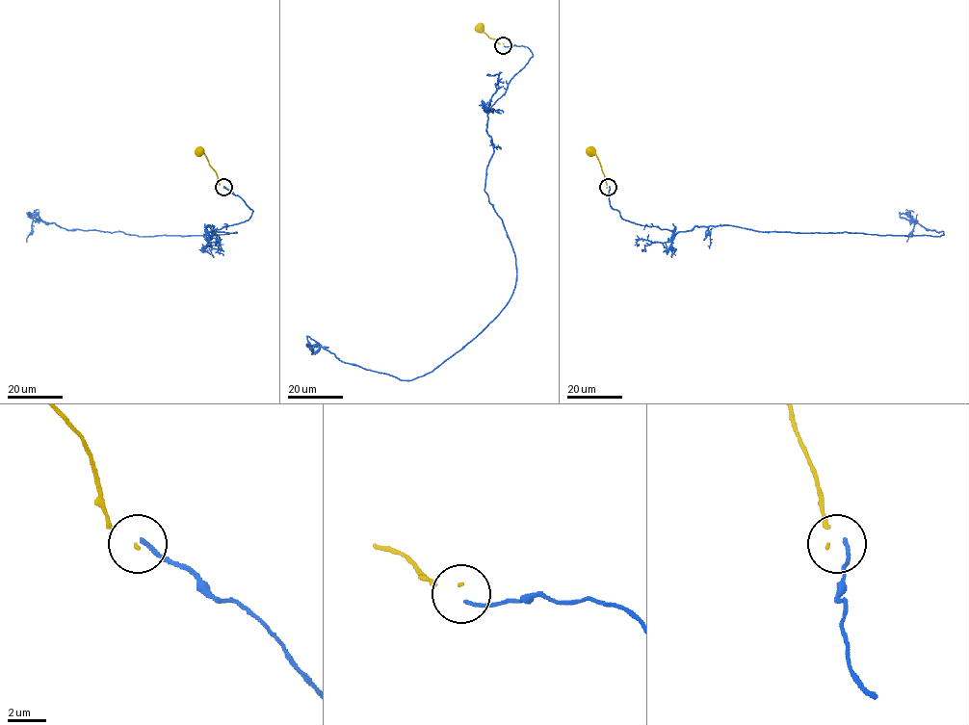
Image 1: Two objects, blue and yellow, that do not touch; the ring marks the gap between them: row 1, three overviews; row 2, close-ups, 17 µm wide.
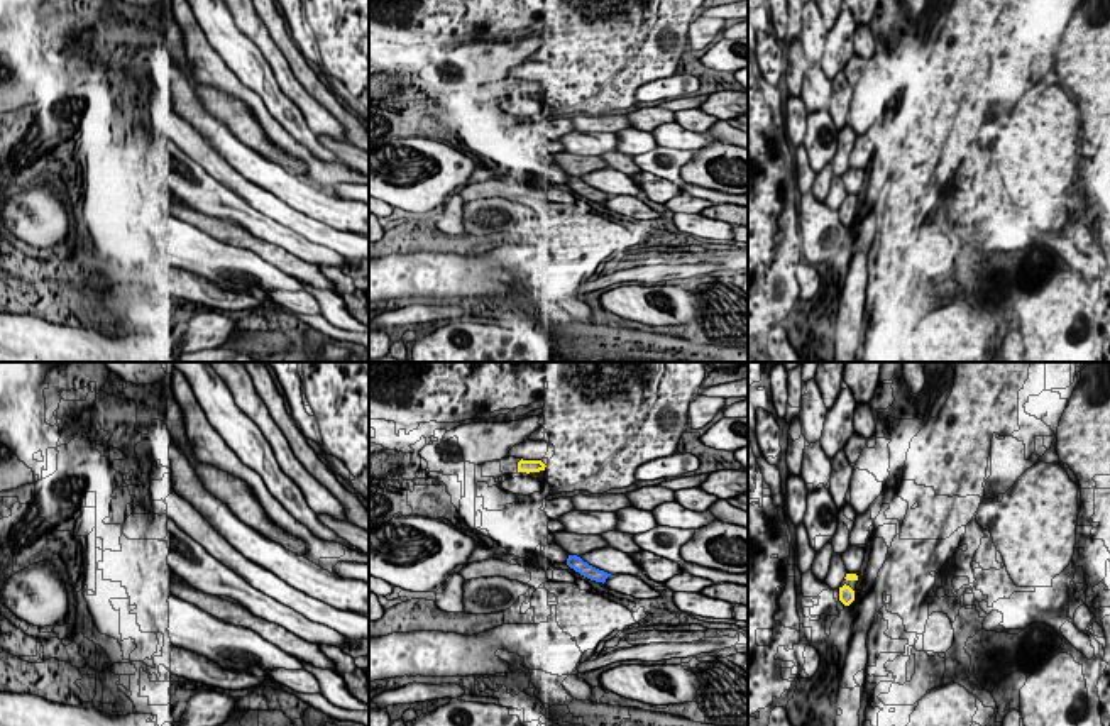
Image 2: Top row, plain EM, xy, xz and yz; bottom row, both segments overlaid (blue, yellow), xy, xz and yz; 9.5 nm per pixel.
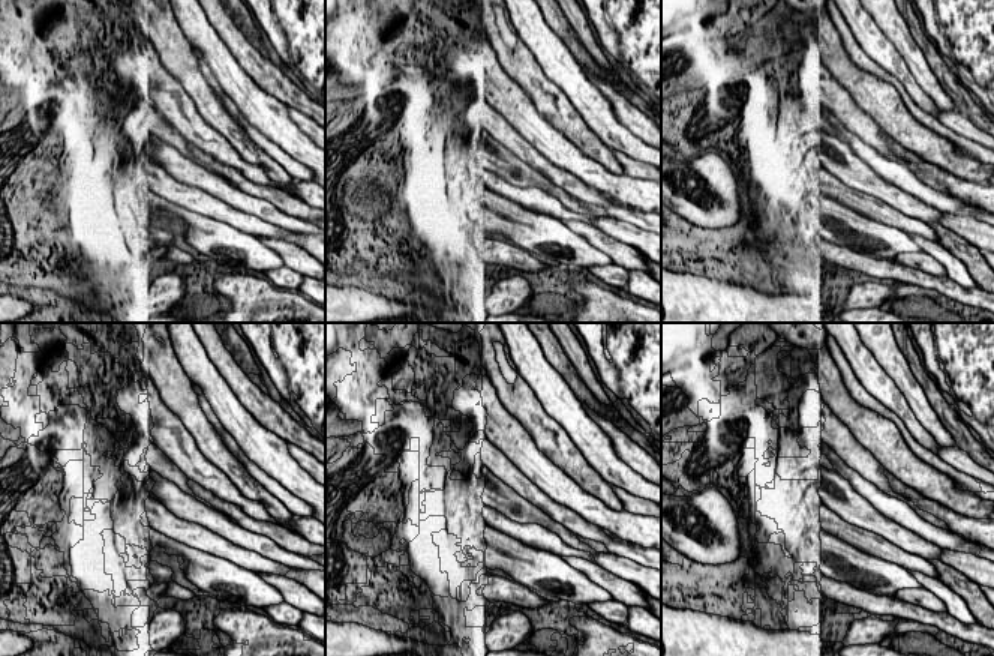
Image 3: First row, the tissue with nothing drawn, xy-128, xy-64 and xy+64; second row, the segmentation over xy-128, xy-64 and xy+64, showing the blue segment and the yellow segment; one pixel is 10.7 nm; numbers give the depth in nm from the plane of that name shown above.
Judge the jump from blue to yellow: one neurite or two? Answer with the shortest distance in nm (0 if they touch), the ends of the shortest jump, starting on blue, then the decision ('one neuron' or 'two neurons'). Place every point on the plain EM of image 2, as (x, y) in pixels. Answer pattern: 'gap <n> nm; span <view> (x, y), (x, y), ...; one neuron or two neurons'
gap 850 nm; span xz (569, 176), (538, 92); two neurons

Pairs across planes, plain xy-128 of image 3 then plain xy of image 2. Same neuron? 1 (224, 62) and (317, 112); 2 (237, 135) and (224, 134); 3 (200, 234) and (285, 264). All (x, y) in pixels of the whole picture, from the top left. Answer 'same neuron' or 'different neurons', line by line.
1: different neurons
2: different neurons
3: different neurons

